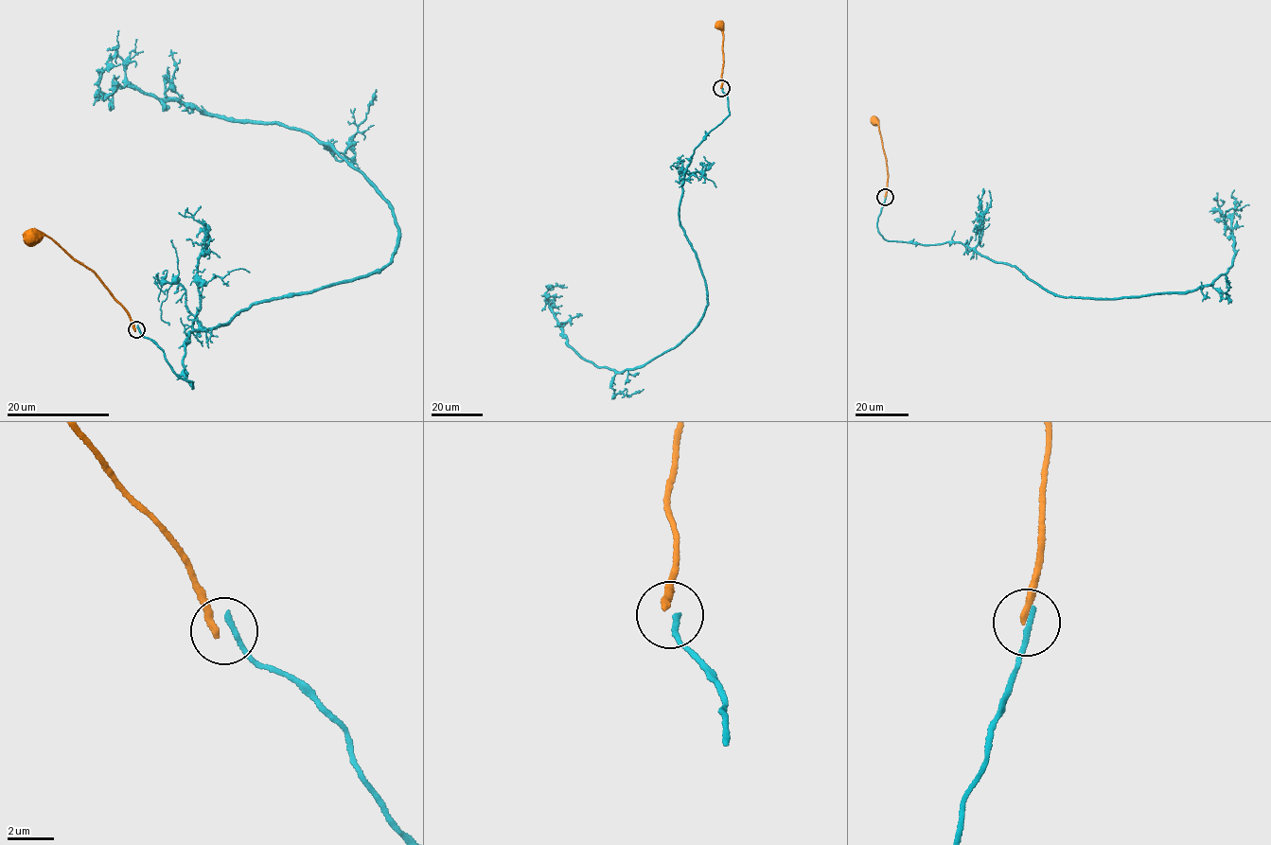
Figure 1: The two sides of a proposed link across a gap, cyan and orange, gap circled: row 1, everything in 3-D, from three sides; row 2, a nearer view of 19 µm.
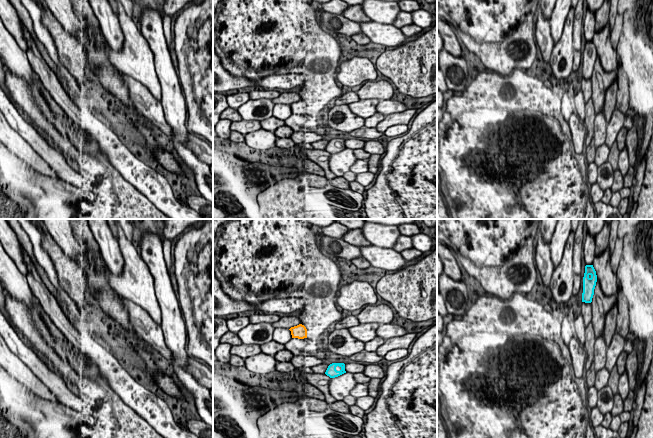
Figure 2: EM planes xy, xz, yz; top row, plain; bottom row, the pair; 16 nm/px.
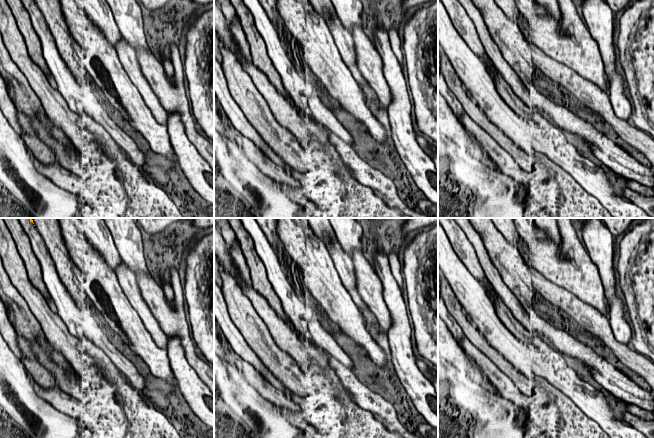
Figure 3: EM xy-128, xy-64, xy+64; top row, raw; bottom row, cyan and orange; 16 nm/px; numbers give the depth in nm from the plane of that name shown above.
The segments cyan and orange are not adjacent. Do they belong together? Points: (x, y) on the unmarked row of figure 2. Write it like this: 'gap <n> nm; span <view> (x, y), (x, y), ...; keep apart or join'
gap 600 nm; span xz (330, 140), (306, 113); keep apart

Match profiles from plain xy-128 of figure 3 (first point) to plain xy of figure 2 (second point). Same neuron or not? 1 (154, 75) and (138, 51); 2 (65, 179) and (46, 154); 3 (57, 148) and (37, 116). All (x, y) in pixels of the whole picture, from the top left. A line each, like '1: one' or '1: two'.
1: one
2: two
3: one

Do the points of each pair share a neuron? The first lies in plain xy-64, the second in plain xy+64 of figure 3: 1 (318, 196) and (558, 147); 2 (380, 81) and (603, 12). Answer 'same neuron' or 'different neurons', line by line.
1: different neurons
2: different neurons

